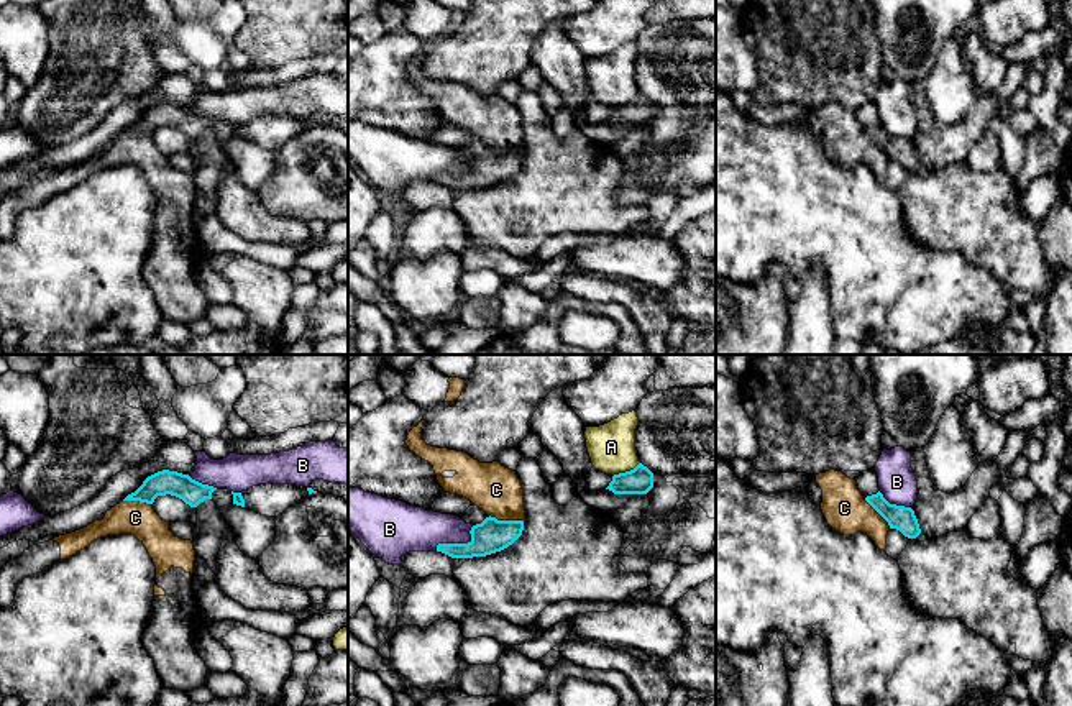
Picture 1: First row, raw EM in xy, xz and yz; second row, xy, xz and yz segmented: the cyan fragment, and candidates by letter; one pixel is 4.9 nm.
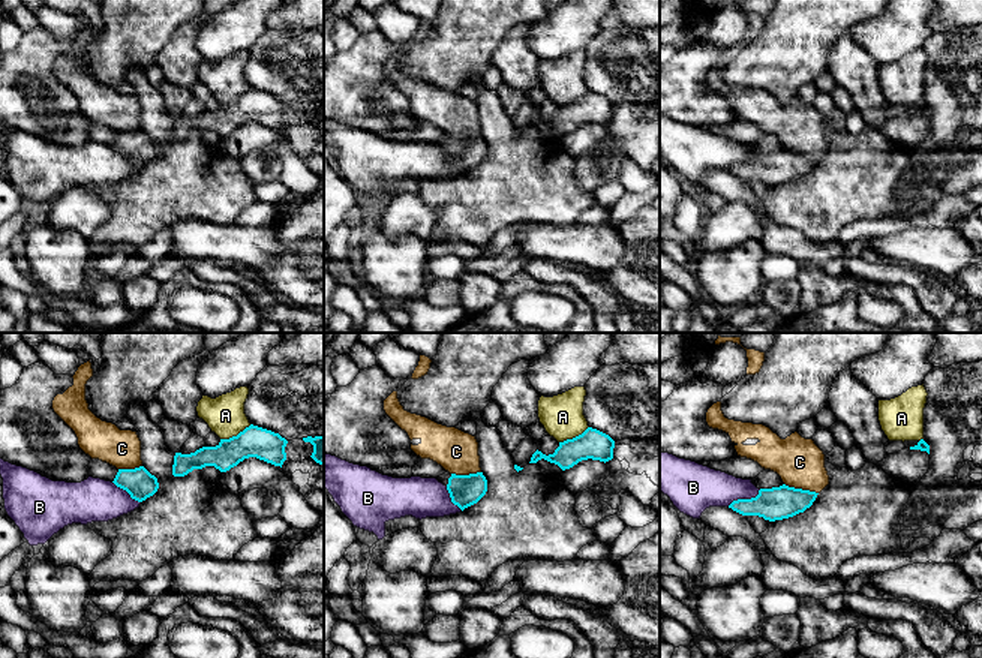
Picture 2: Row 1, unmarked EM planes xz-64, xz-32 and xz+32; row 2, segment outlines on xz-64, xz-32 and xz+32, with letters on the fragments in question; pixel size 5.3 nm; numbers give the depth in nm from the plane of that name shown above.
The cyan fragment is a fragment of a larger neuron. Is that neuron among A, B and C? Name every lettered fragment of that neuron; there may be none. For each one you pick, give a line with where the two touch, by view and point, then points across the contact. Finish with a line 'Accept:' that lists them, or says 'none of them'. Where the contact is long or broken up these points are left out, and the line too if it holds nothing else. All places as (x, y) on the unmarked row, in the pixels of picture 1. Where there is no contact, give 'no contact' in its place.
Accept: none of them

